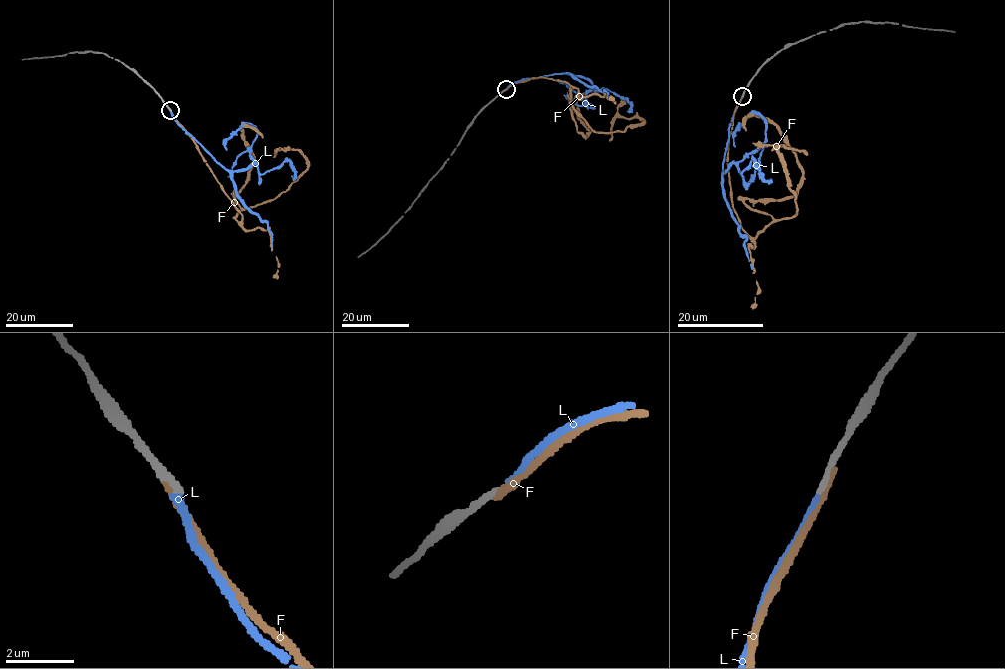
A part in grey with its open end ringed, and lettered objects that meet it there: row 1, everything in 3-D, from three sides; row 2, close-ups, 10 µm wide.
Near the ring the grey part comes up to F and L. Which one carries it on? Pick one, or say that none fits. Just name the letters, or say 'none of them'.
L

